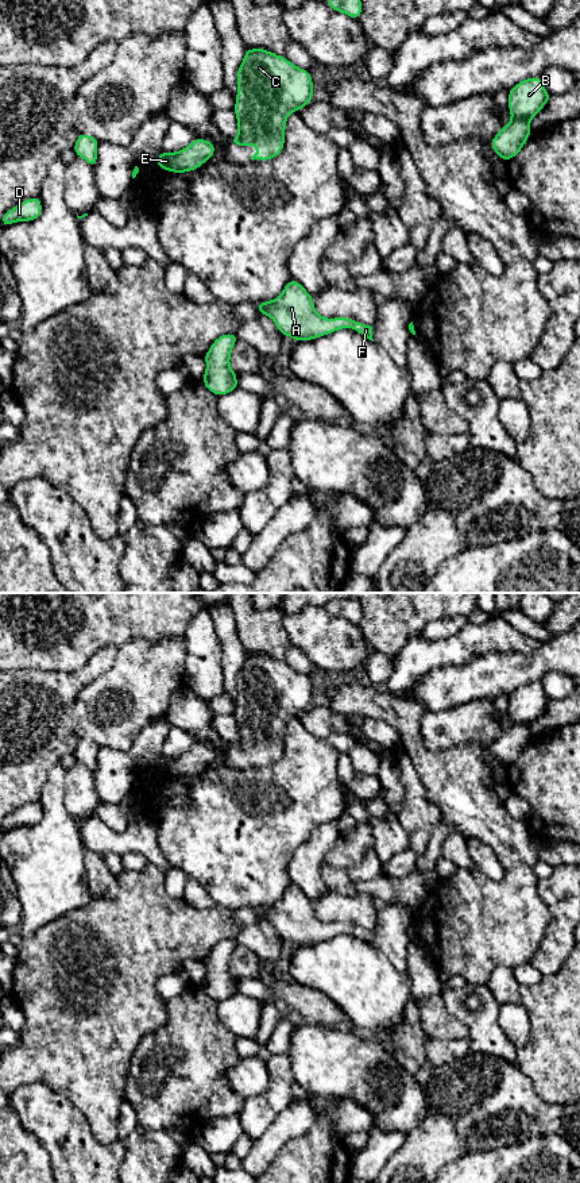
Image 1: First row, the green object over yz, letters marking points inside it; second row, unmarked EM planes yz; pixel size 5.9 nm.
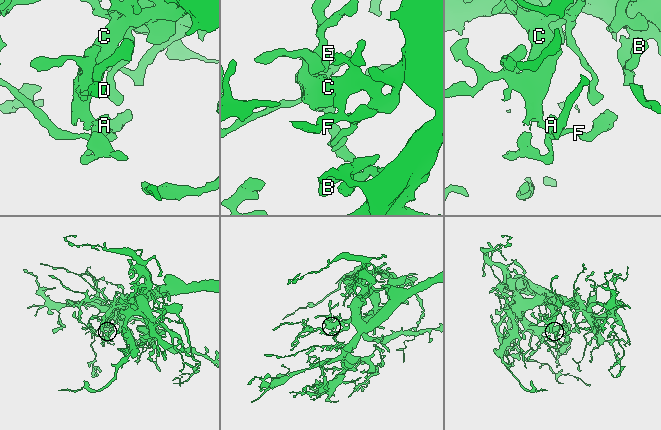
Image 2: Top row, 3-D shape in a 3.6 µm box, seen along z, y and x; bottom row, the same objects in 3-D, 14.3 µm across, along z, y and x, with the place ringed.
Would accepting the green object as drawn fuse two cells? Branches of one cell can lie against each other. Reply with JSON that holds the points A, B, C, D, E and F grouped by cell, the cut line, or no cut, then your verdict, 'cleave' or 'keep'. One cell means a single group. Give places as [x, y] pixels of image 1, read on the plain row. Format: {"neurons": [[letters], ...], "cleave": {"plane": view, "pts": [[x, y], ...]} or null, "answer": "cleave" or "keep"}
{"neurons": [["A", "B", "C", "D", "E", "F"]], "cleave": null, "answer": "keep"}

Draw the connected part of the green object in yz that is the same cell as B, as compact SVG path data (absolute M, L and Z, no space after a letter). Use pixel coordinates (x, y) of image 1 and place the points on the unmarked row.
M541 682L519 686L509 695L509 714L511 725L492 744L492 755L503 764L510 766L523 752L531 740L530 725L552 705Z

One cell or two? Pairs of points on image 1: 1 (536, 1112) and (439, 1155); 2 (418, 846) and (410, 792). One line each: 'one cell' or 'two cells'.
1: one cell
2: one cell

